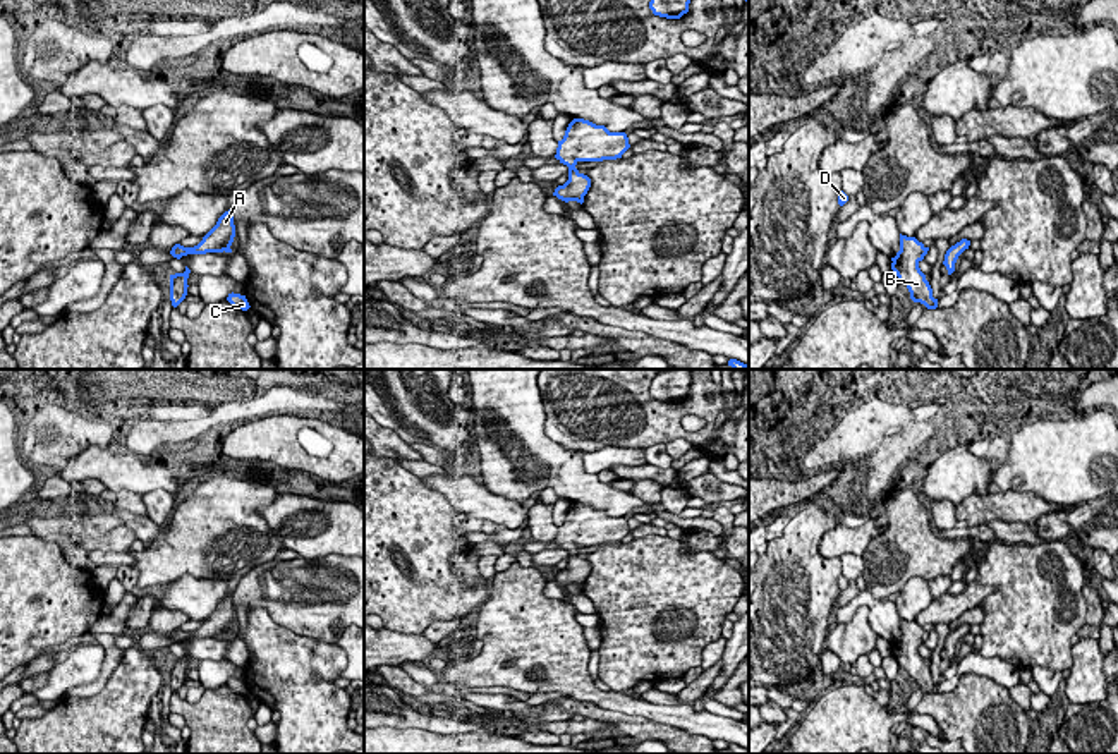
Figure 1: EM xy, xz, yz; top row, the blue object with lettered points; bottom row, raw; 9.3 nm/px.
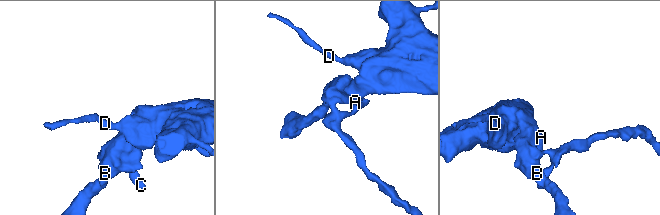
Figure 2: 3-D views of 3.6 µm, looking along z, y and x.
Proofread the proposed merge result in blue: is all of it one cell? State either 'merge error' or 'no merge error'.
merge error

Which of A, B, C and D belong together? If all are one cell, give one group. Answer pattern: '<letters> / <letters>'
A B D / C

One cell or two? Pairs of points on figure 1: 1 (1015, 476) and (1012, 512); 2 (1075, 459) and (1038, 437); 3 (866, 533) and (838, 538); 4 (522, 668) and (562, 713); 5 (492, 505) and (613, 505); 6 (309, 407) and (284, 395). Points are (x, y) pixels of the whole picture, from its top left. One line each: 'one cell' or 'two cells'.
1: two cells
2: one cell
3: one cell
4: two cells
5: two cells
6: one cell

